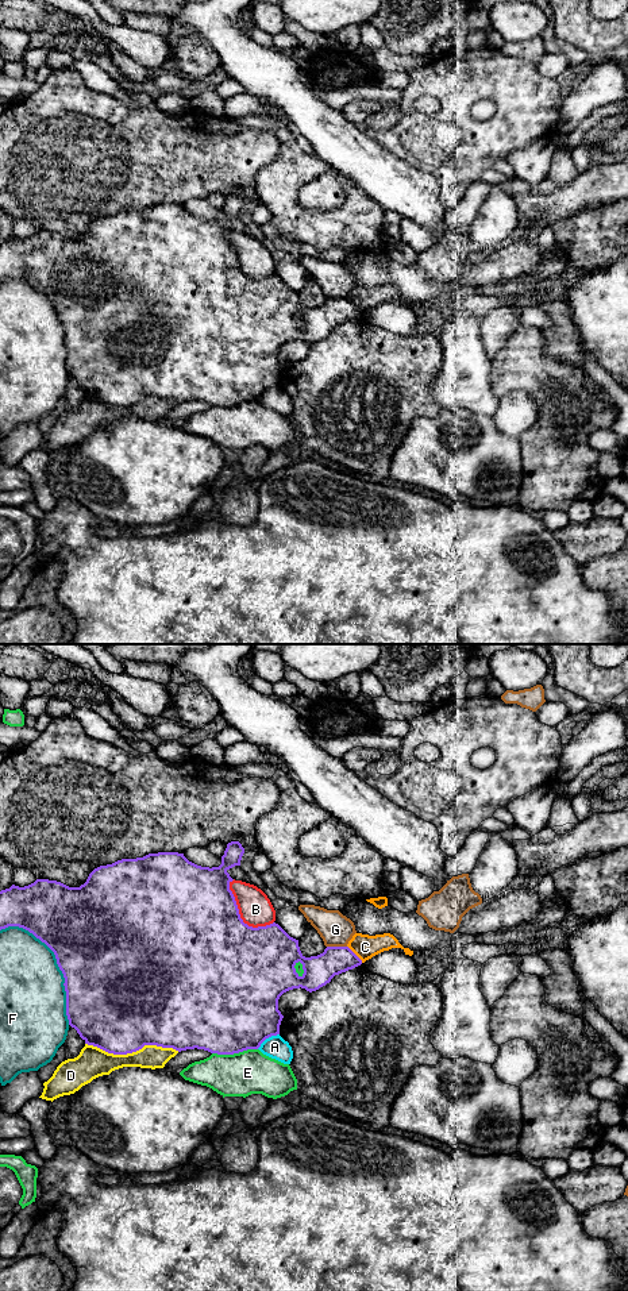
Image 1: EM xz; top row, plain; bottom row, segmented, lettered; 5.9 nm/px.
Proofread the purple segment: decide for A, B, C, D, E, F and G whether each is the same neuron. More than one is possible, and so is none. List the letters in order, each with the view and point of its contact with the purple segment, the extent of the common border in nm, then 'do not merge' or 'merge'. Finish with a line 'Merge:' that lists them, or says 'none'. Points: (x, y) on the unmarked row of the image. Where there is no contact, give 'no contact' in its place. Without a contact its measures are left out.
A: meets purple in xz at (268, 389); contact 160 nm long; do not merge
B: meets purple in xz at (239, 266); contact 360 nm long; do not merge
C: meets purple in xz at (354, 305); contact 140 nm long; do not merge
D: meets purple in xz at (133, 403); contact 550 nm long; do not merge
E: meets purple in xz at (234, 404); contact 280 nm long; do not merge
F: meets purple in xz at (57, 315); contact 700 nm long; do not merge
G: meets purple in xz at (336, 299); contact 120 nm long; do not merge
Merge: none

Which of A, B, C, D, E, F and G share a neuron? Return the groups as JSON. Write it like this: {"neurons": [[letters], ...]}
{"neurons": [["A"], ["B"], ["C"], ["D"], ["E"], ["F"], ["G"]]}

